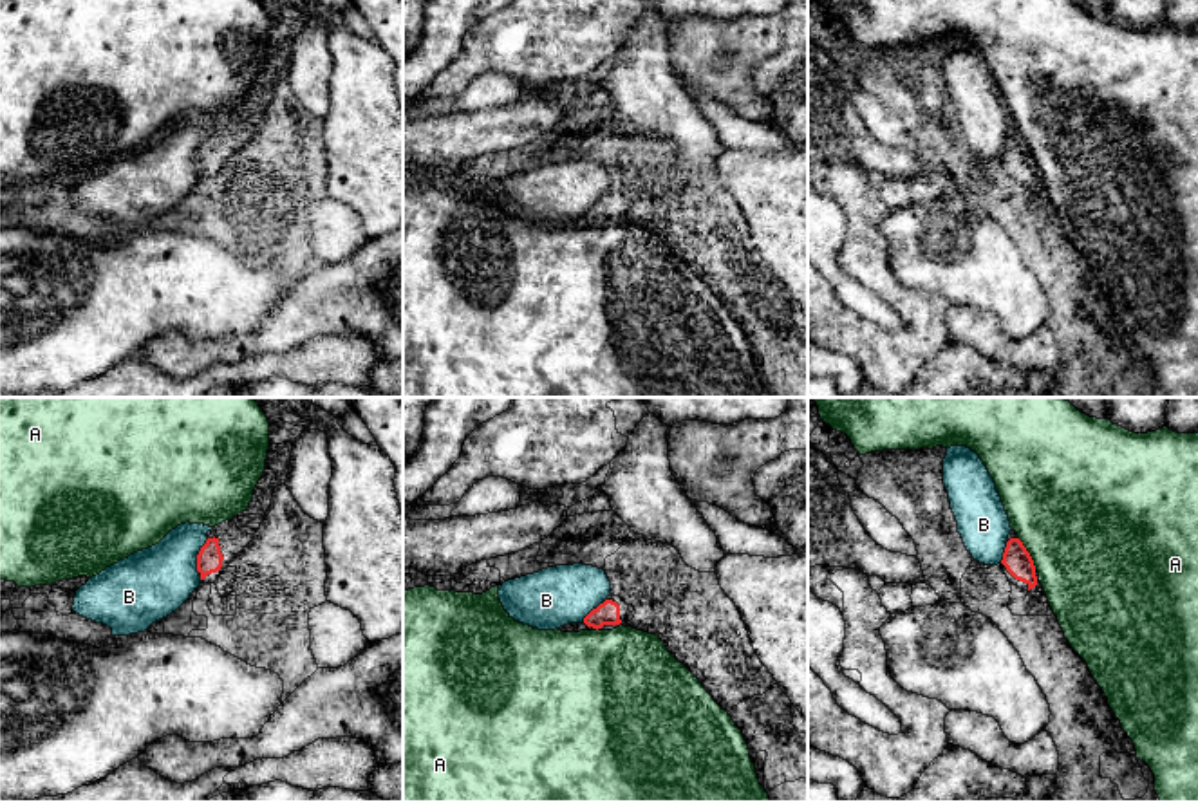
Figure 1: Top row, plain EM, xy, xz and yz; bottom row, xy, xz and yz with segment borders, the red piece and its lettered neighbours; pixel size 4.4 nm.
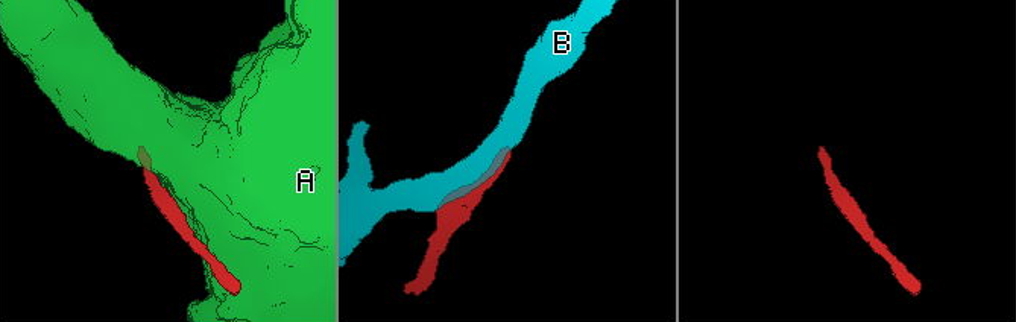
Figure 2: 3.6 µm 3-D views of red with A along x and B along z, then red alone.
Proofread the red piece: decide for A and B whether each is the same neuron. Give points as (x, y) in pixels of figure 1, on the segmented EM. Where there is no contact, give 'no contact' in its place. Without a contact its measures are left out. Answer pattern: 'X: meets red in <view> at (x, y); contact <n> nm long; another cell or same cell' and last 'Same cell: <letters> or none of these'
A: meets red in yz at (1029, 555); contact 170 nm long; another cell
B: meets red in xy at (197, 555); contact 160 nm long; another cell
Same cell: none of these

